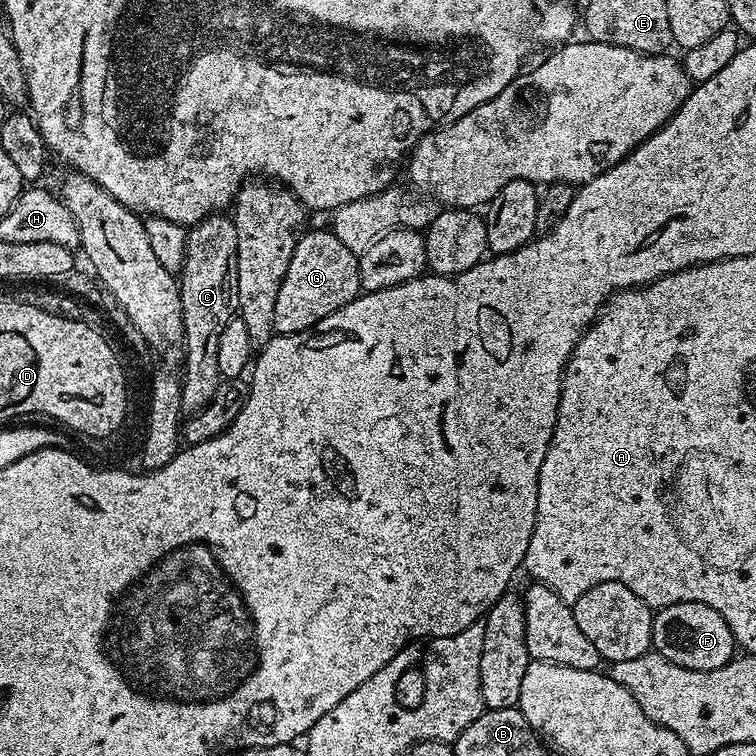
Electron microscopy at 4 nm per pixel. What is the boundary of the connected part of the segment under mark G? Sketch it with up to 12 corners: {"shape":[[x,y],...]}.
{"shape":[[305,231],[273,326],[304,332],[361,295],[360,261],[332,231]]}

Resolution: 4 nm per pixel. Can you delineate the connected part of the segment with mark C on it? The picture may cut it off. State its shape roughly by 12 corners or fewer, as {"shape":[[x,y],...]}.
{"shape":[[233,217],[187,229],[178,283],[180,411],[222,377],[218,341],[237,315]]}

